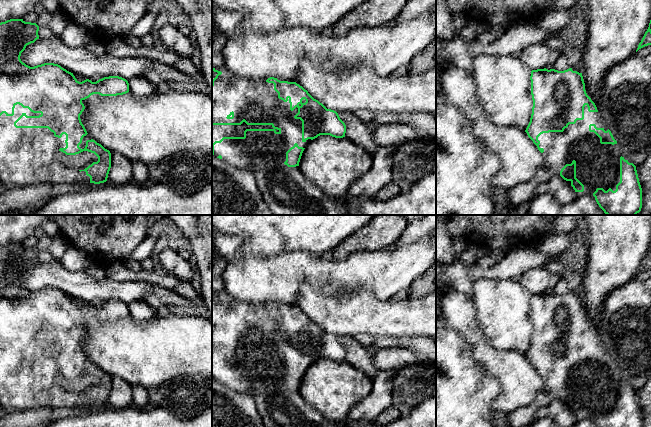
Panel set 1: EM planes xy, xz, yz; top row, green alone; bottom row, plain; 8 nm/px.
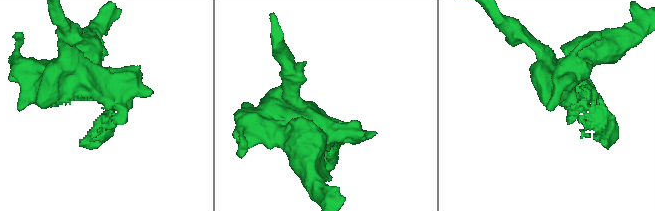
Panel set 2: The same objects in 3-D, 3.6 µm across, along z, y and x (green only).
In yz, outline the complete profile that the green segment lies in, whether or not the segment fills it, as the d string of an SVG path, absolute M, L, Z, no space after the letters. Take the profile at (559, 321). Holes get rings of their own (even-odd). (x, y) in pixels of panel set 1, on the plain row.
M544 292L544 293L532 294L530 304L531 304L531 319L533 324L533 331L532 331L530 346L525 356L527 357L528 361L533 365L533 367L537 370L538 374L542 377L543 387L536 395L536 398L532 404L525 407L520 407L514 412L508 414L510 427L530 426L534 421L535 412L540 407L548 407L554 400L561 400L564 404L566 404L575 414L577 421L585 419L592 420L597 427L642 427L642 412L639 406L636 390L624 377L621 370L614 363L611 355L605 350L595 327L586 317L585 307L583 304L582 297L573 295L572 292L569 292L564 295L558 295L555 293L548 294Z

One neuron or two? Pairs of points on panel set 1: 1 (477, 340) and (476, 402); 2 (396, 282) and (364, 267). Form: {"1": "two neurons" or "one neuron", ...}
{"1": "two neurons", "2": "one neuron"}

